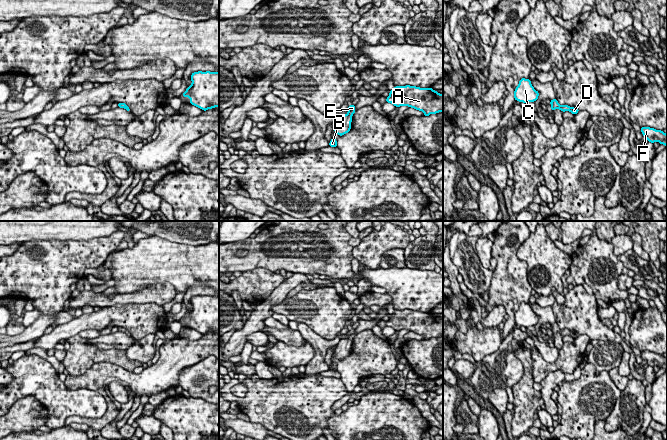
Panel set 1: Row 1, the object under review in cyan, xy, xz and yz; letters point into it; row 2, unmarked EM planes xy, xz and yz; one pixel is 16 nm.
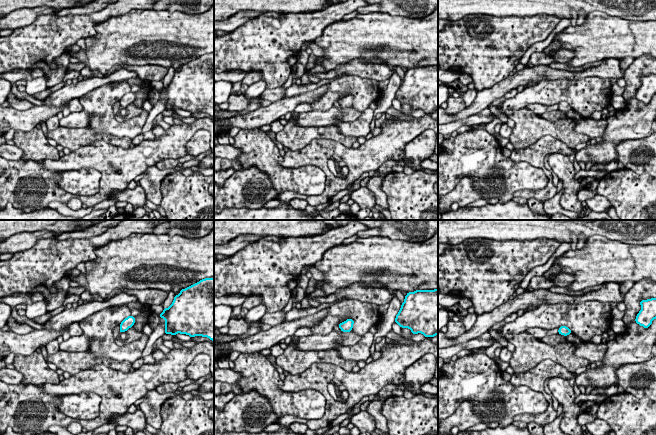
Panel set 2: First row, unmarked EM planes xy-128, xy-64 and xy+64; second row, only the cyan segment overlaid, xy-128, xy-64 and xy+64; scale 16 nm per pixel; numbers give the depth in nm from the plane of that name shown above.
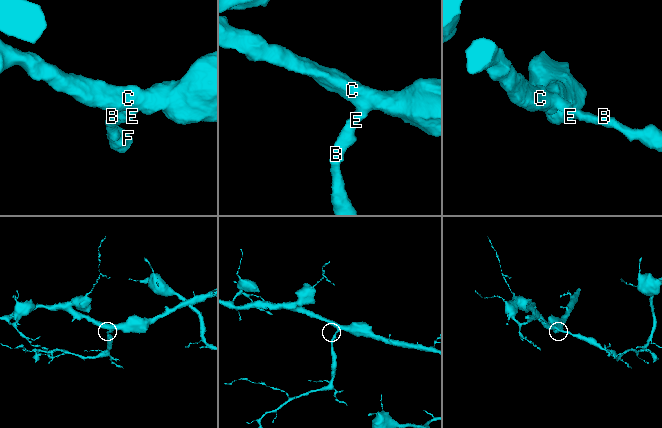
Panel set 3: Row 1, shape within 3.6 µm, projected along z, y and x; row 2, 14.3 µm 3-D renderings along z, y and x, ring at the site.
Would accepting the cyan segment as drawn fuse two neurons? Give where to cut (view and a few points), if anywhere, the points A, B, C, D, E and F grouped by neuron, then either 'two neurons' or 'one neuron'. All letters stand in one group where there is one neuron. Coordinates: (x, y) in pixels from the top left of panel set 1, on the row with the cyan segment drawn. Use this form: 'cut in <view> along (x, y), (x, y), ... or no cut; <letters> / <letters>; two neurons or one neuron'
no cut; A B C D E F; one neuron

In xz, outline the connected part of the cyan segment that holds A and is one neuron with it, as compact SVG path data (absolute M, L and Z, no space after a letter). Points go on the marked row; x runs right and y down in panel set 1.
M395 86L389 91L386 102L396 107L408 106L424 112L424 116L443 112L443 94L432 88L416 86Z

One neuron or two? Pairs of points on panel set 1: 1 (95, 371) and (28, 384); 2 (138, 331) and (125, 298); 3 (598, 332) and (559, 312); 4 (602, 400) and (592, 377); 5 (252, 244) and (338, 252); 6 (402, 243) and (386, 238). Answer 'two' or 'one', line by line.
1: two
2: two
3: one
4: one
5: one
6: one

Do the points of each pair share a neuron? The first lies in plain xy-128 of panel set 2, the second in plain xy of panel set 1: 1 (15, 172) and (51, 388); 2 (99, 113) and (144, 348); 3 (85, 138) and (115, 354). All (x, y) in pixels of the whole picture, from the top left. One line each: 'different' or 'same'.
1: different
2: same
3: same

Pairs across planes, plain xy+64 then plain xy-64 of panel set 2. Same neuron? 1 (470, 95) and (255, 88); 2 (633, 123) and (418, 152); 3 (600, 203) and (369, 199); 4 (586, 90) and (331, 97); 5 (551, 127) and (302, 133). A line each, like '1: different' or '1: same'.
1: same
2: different
3: same
4: different
5: same

